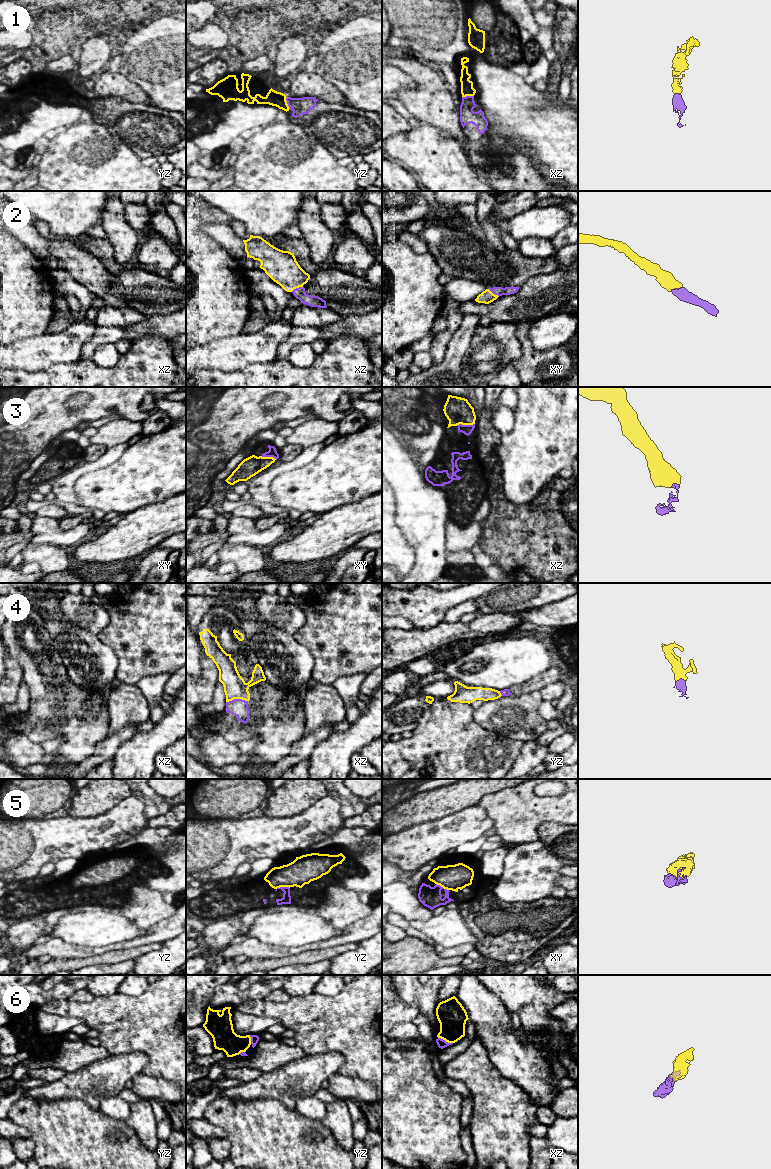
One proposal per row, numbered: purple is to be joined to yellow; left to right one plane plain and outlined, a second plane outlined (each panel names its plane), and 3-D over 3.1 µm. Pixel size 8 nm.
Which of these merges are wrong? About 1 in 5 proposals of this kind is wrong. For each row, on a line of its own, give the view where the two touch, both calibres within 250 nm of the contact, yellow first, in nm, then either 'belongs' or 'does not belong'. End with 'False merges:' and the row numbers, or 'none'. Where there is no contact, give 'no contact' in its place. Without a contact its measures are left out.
1: contact in xz; calibres 100 and 120 nm; belongs
2: contact in xz; calibres 260 and 100 nm; belongs
3: contact in xz; calibres 220 and 80 nm; belongs
4: contact in xz; calibres 180 and 140 nm; belongs
5: contact in yz; calibres 220 and 70 nm; belongs
6: contact in xz; calibres 240 and 70 nm; belongs
False merges: none

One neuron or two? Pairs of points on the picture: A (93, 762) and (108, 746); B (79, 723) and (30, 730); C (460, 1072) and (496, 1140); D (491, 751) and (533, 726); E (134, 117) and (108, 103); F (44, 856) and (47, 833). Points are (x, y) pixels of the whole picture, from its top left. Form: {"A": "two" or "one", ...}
{"A": "one", "B": "one", "C": "one", "D": "two", "E": "one", "F": "one"}

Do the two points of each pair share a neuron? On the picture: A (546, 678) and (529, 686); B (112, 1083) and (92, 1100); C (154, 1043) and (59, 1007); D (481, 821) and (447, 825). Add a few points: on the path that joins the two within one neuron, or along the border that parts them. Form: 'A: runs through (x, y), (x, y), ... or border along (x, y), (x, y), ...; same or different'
A: runs through (542, 680), (533, 684); same
B: runs through (107, 1083), (95, 1095); same
C: runs through (130, 1024), (106, 1014), (83, 1011); same
D: runs through (473, 822), (467, 825), (455, 825); same

